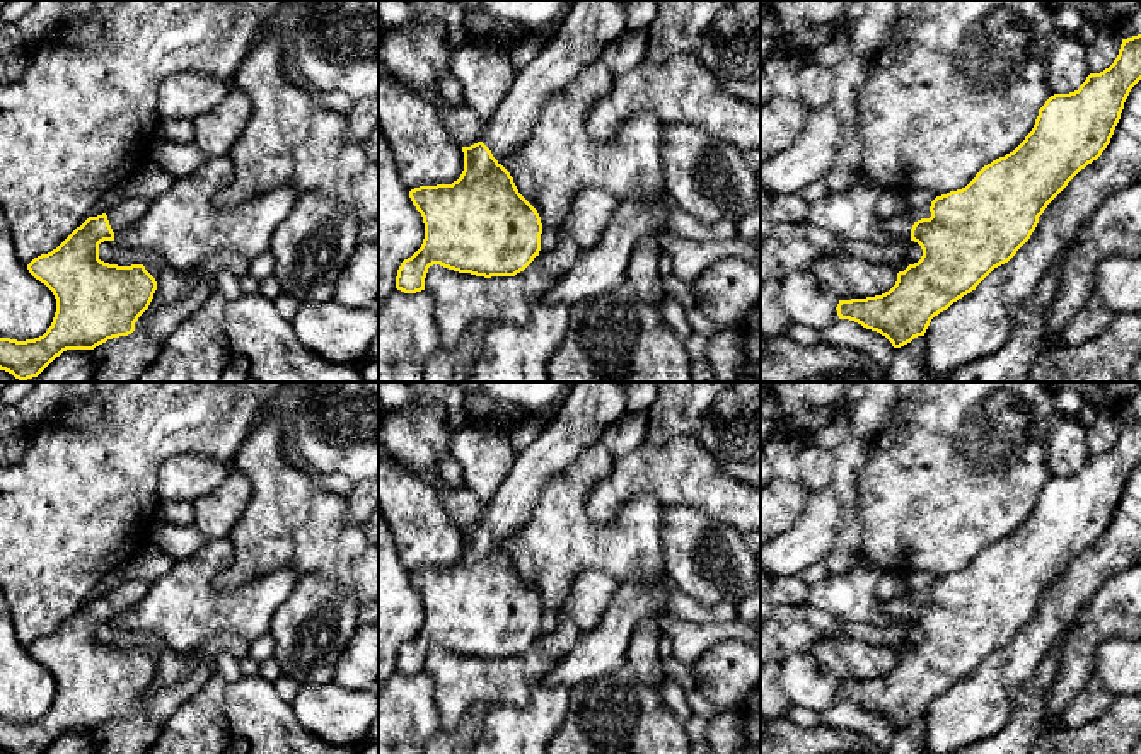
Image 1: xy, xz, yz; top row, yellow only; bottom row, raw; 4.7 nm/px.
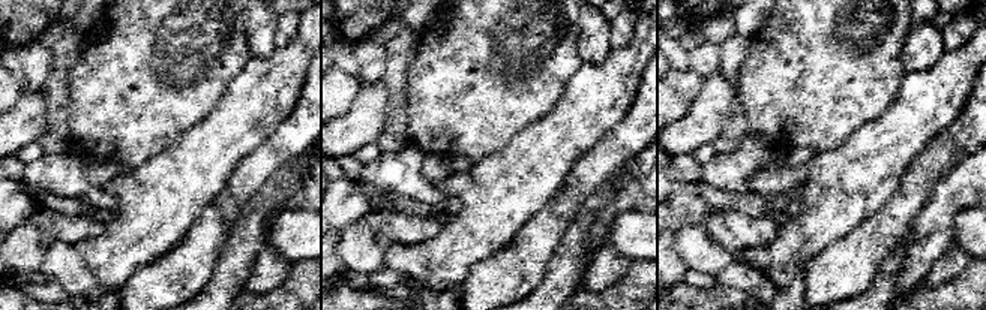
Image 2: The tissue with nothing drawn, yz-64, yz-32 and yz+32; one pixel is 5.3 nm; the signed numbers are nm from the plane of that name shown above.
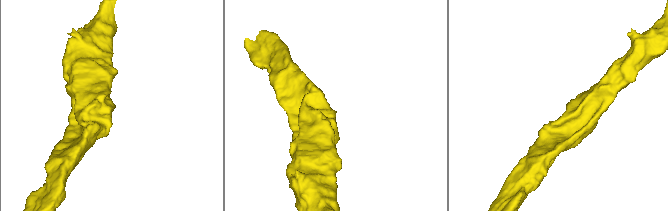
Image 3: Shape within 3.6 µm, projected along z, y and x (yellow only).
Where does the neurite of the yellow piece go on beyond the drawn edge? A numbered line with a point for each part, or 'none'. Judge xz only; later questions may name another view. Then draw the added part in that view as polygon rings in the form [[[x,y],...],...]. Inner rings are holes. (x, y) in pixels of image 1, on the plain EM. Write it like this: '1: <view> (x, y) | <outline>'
1: xz (590, 408) | [[[573,382],[573,387],[541,435],[520,454],[495,493],[491,503],[486,507],[483,525],[491,532],[498,546],[522,529],[536,505],[541,500],[546,483],[565,473],[582,454],[590,449],[600,435],[614,423],[617,423],[626,409],[626,394],[623,382]]]

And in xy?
1: xy (127, 594) | [[[126,580],[106,594],[114,621],[148,594],[150,583]]]

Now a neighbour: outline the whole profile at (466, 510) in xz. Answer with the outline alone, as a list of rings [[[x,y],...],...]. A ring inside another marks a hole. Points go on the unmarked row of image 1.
[[[438,484],[433,488],[438,491],[445,510],[460,529],[483,524],[486,505],[483,505],[471,490],[443,490]]]

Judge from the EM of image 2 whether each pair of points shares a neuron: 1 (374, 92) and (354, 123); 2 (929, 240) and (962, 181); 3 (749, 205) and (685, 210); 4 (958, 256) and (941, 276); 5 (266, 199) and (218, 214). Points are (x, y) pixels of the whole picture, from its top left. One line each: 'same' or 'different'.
1: same
2: same
3: same
4: same
5: different

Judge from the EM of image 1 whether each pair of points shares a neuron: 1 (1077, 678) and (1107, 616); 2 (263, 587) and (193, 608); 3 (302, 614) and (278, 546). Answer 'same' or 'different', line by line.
1: same
2: same
3: different

